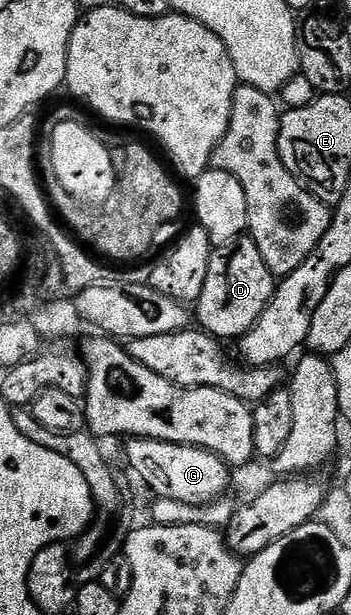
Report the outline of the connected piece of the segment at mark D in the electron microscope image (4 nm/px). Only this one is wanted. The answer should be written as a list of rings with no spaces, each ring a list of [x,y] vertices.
[[[251,237],[235,239],[224,247],[214,250],[211,265],[207,269],[207,281],[203,284],[203,293],[195,304],[195,319],[198,319],[200,330],[209,332],[218,340],[240,340],[259,321],[263,309],[273,296],[275,277],[263,261],[263,253]]]

